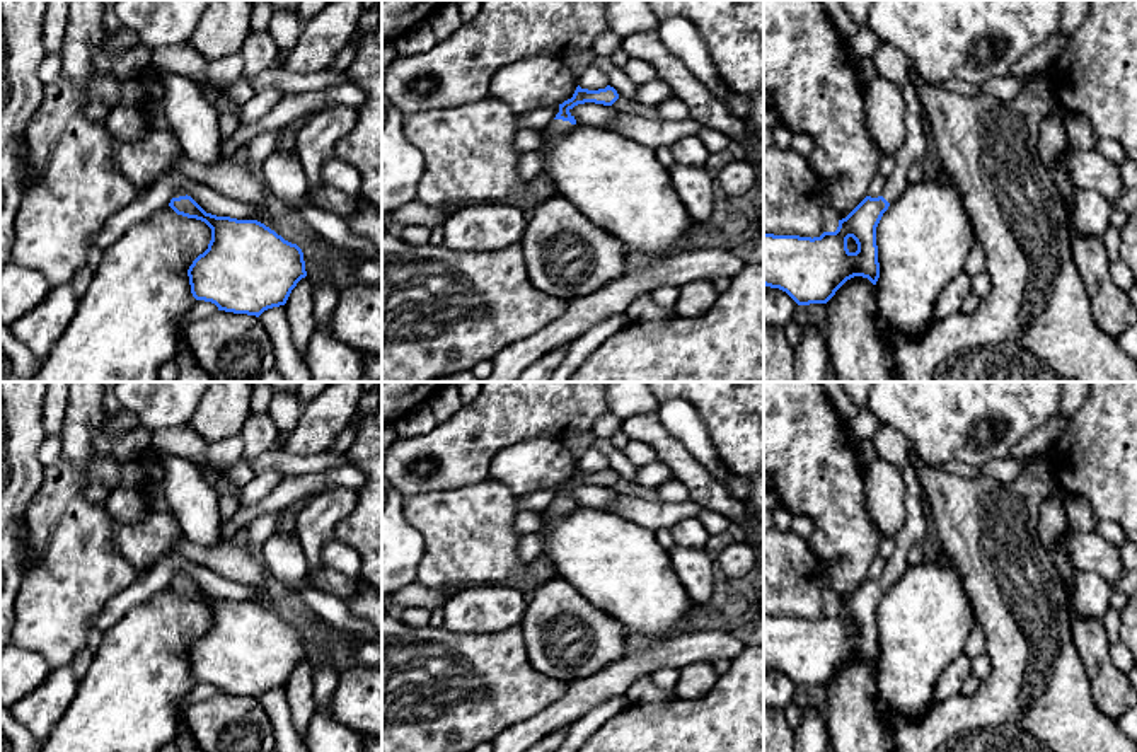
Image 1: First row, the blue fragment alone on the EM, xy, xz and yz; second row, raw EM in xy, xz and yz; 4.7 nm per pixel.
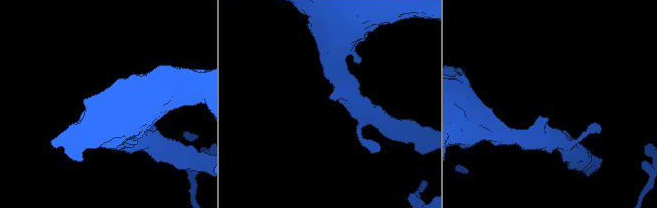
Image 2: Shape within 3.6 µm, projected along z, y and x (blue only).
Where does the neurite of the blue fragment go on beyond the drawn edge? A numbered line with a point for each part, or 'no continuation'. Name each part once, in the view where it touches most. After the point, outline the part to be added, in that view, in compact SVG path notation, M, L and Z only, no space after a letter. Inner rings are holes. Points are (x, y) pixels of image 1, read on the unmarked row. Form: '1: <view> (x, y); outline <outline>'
1: xz (558, 509); outline M552 501L552 505L547 508L547 513L551 518L557 518L571 513L573 510L574 506L571 506L569 503Z

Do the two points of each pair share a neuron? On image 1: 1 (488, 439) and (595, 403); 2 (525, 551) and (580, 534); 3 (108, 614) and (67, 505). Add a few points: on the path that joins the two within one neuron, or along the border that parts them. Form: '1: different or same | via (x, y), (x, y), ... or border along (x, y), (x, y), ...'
1: same | via (515, 411), (524, 403), (568, 403)
2: different | border along (536, 531), (542, 537), (542, 551)
3: different | border along (135, 578), (106, 602), (89, 621), (89, 628)

